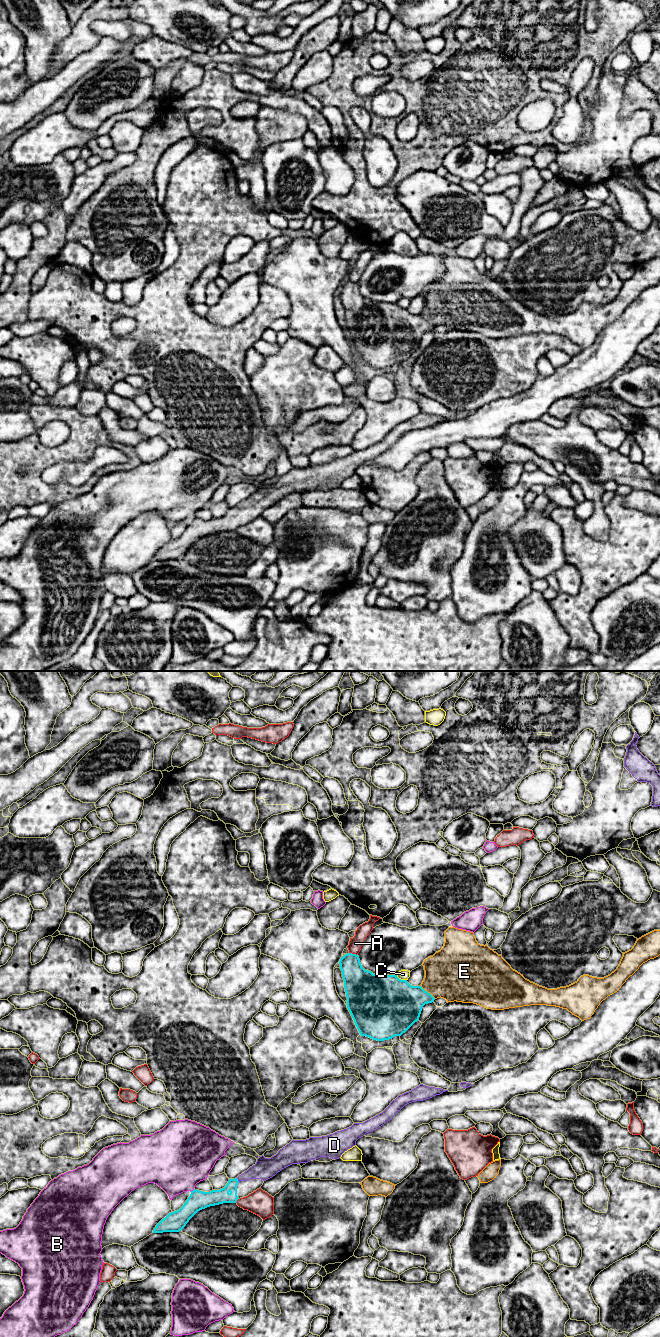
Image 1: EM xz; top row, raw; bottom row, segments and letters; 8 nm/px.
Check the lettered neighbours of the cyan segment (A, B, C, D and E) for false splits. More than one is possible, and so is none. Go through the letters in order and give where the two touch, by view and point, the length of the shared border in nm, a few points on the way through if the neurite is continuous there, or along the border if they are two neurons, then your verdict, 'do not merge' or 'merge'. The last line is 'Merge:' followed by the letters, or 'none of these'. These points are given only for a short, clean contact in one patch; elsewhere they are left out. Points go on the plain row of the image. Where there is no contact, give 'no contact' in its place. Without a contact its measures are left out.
A: contact xz (353, 282); length 70 nm; do not merge
B: contact xz (193, 518); length 40 nm; do not merge
C: contact xz (400, 307); length 100 nm; do not merge
D: contact xz (237, 508); length 40 nm; way xz (215, 525), (219, 525), (237, 508), (265, 496); merge
E: contact xz (427, 320); length 160 nm; do not merge
Merge: D

